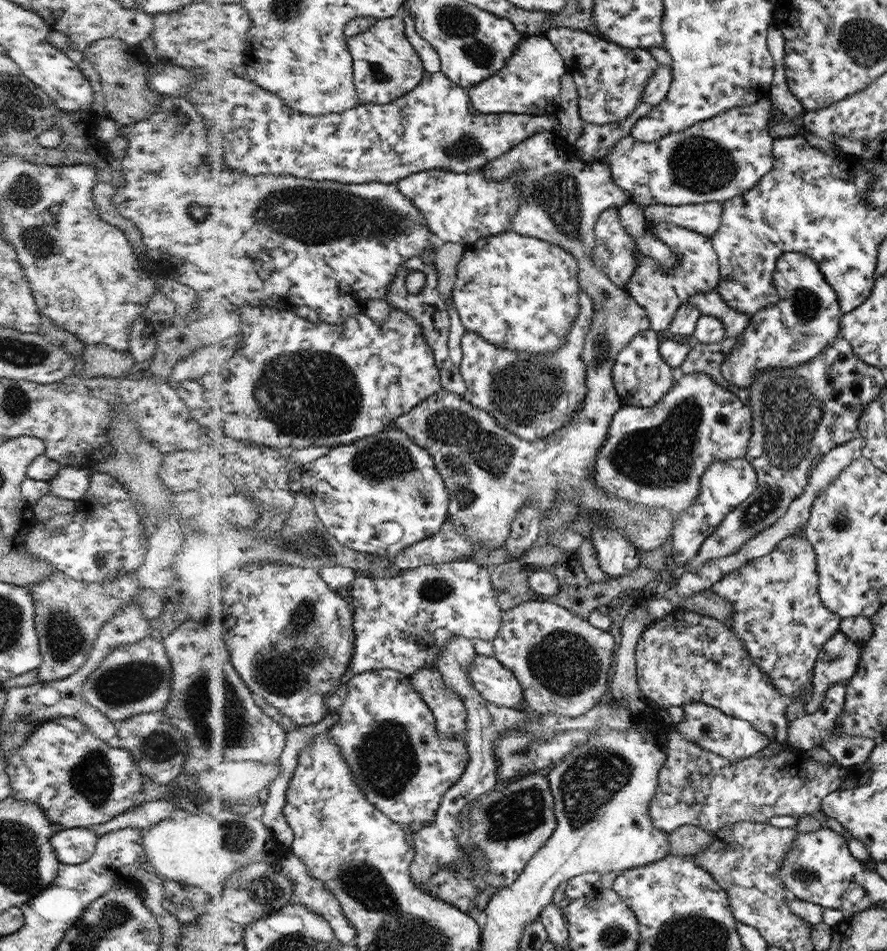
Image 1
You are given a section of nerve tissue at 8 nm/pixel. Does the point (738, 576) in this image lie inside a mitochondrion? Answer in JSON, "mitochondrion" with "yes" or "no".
{"mitochondrion":"no"}

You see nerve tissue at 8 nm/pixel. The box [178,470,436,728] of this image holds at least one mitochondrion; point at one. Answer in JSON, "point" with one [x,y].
{"point":[281,676]}

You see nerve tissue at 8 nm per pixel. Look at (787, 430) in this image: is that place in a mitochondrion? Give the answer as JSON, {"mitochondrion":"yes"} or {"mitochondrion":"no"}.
{"mitochondrion":"yes"}

